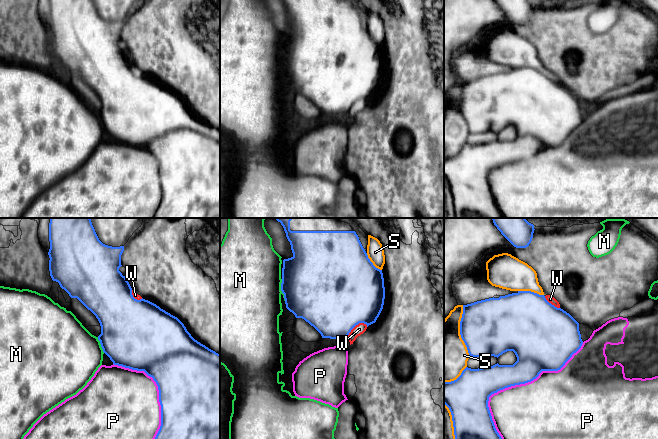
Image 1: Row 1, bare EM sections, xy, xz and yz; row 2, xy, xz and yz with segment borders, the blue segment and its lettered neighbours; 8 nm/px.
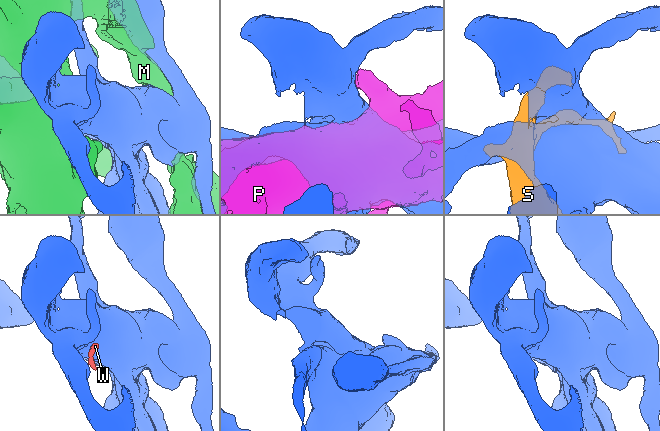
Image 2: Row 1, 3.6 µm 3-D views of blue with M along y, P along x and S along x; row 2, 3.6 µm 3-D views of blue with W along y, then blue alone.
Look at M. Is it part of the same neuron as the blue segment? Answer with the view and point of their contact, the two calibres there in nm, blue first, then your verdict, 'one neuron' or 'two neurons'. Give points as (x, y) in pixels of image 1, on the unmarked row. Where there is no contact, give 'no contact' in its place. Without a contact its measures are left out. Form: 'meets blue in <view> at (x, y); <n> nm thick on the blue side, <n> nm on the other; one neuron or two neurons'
meets blue in xz at (281, 66); 480 nm thick on the blue side, 500 nm on the other; two neurons

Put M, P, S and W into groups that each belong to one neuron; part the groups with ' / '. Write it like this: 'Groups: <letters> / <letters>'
Groups: M / P / S W

